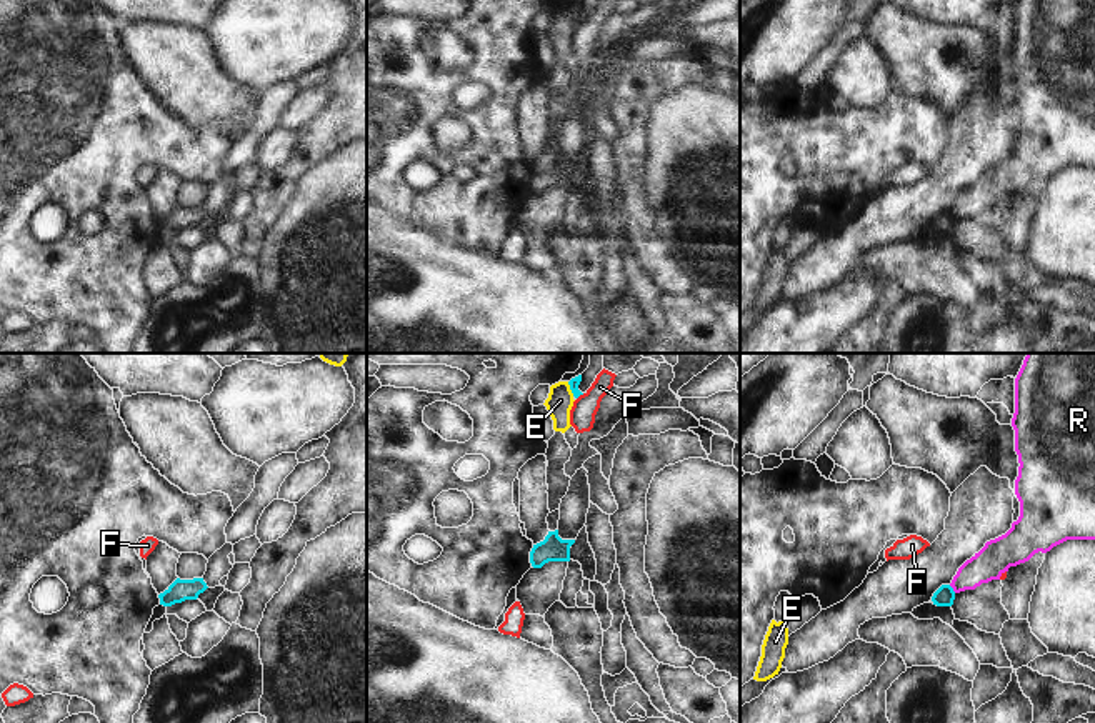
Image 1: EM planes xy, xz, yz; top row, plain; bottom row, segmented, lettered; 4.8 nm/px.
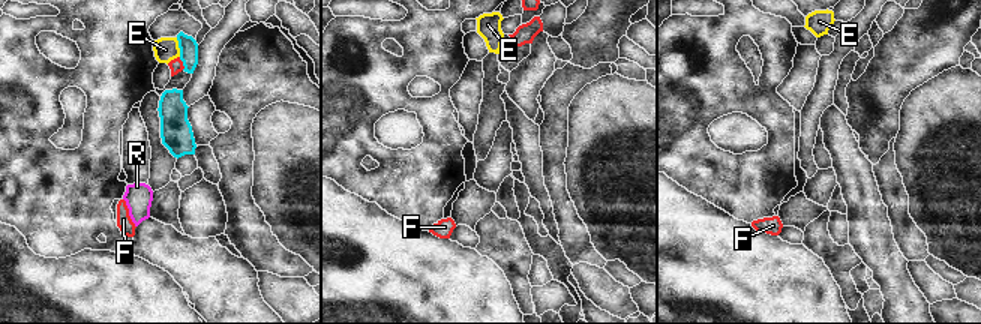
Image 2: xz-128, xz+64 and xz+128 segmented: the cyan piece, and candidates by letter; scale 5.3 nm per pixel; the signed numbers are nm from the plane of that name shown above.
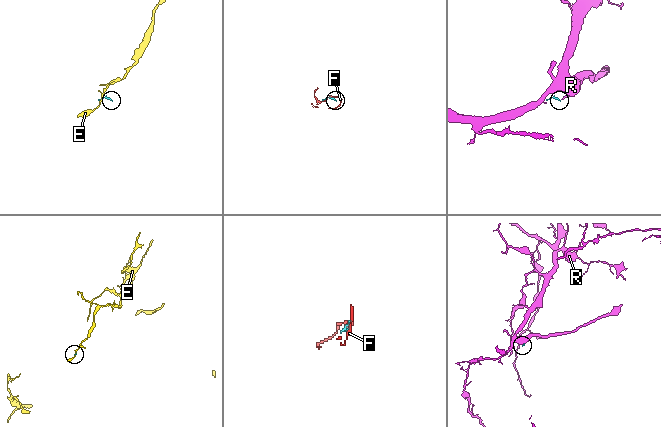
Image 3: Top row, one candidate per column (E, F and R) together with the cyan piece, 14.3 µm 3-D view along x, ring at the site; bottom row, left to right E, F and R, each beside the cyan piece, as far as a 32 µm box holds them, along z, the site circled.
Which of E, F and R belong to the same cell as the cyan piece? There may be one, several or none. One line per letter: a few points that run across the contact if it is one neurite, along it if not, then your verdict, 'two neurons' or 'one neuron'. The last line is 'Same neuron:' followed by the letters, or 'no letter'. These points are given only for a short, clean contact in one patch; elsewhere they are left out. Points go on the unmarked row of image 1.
E: line xz (567, 9), (574, 22); two neurons
F: two neurons
R: line yz (949, 212), (955, 219); two neurons
Same neuron: no letter

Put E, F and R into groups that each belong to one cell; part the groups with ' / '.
E / F / R

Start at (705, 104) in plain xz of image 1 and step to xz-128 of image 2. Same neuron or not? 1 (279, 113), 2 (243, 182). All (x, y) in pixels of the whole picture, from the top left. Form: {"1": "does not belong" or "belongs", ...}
{"1": "belongs", "2": "does not belong"}

